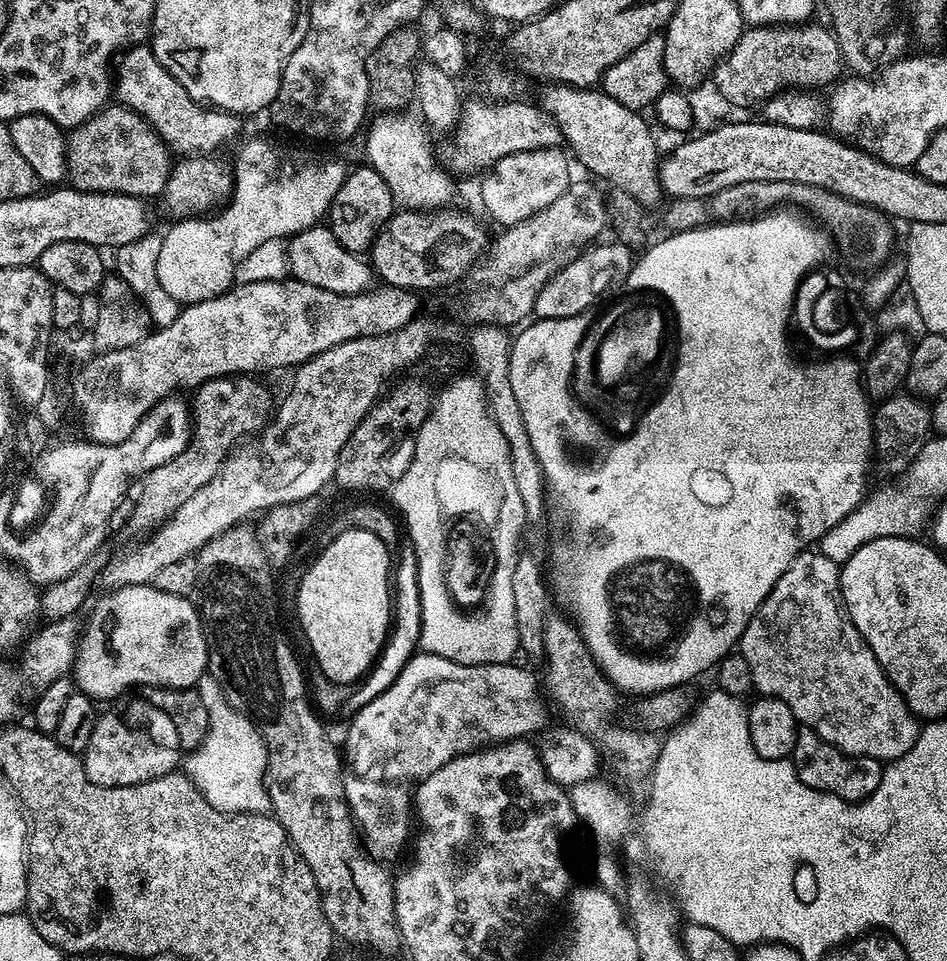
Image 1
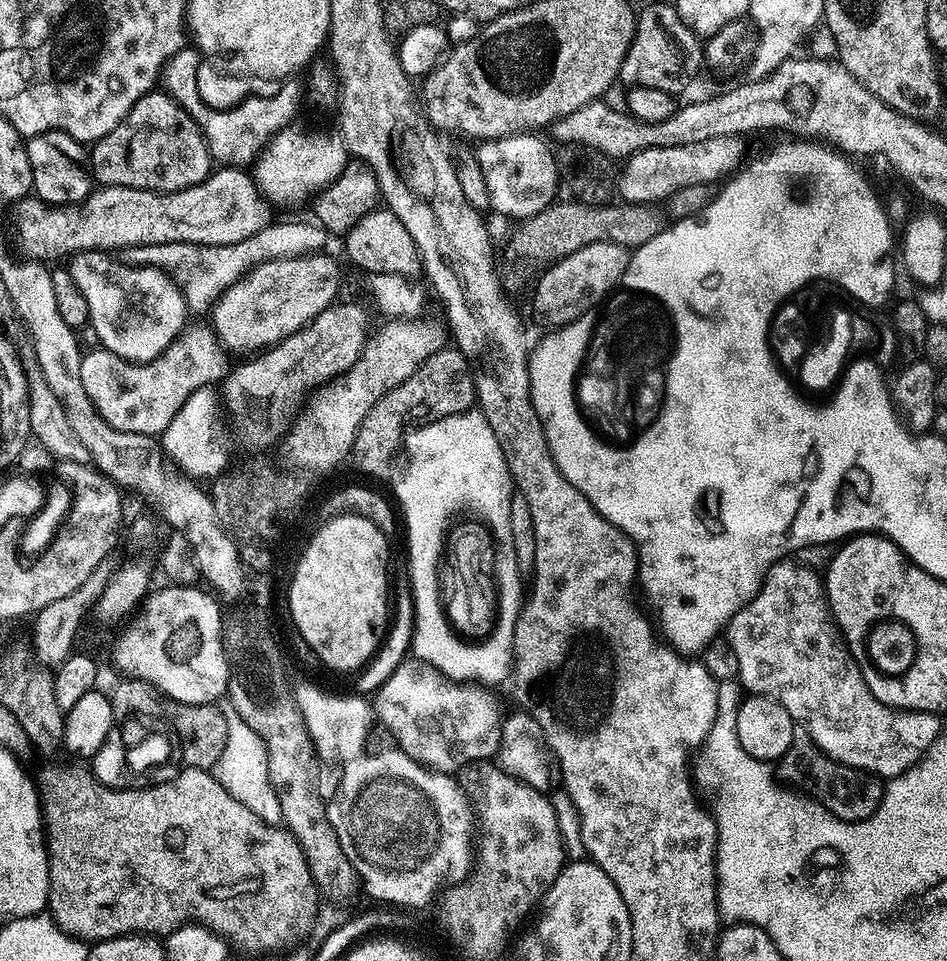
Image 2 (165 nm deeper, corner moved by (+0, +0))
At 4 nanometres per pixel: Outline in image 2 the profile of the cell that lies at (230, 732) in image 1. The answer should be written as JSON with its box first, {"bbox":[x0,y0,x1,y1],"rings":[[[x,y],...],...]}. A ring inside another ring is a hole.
{"bbox":[214,703,282,826],"rings":[[[232,703],[223,705],[222,711],[226,718],[226,750],[222,752],[222,758],[216,763],[214,775],[216,781],[225,788],[250,814],[254,814],[262,822],[273,826],[281,823],[280,815],[282,806],[278,802],[278,794],[270,782],[270,770],[268,769],[268,750],[262,738],[258,736],[246,724],[244,719],[234,710]]]}

